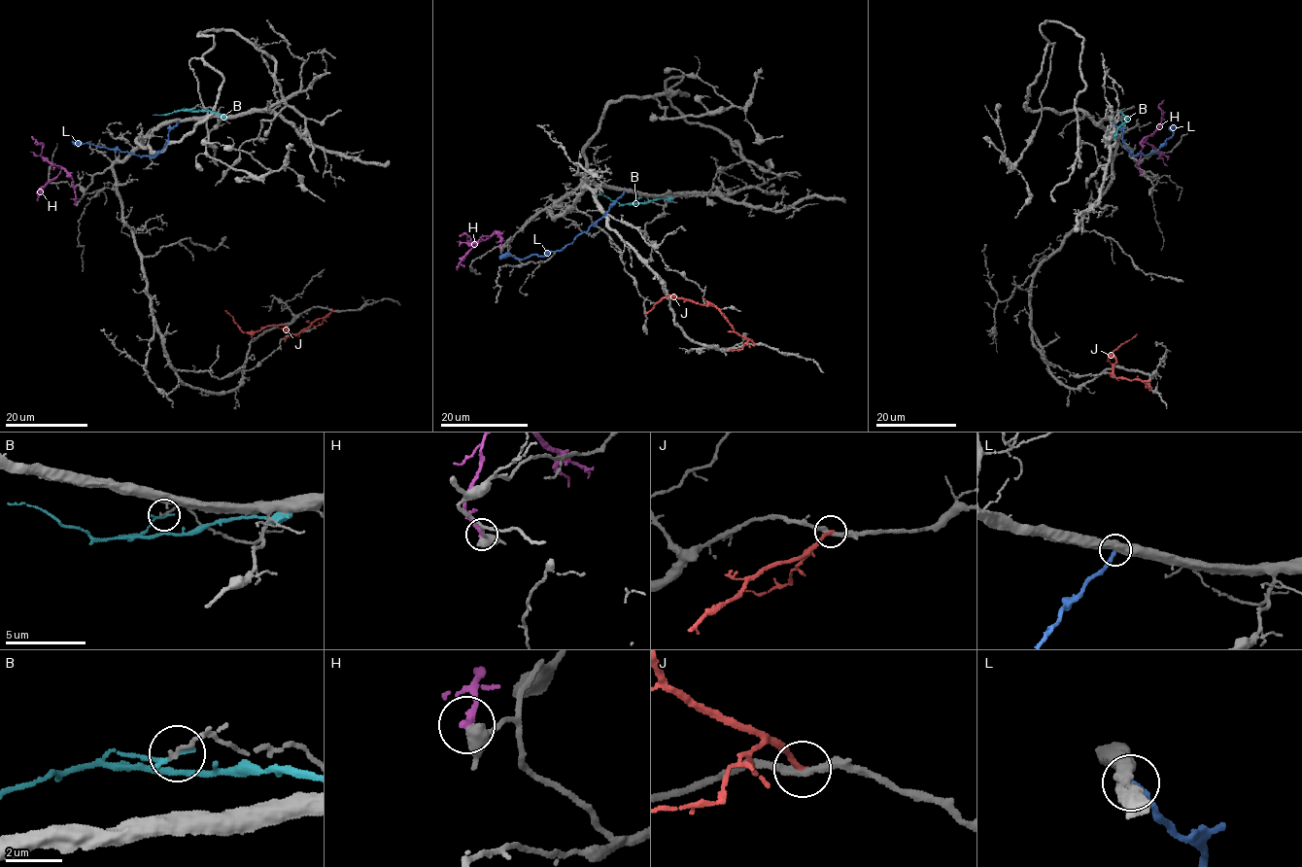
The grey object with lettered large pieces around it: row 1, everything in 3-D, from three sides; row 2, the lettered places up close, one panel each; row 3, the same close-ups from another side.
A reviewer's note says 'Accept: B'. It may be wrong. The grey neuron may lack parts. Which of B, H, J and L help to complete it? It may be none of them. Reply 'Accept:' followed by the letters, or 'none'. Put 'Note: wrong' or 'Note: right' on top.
Note: wrong
Accept: none

